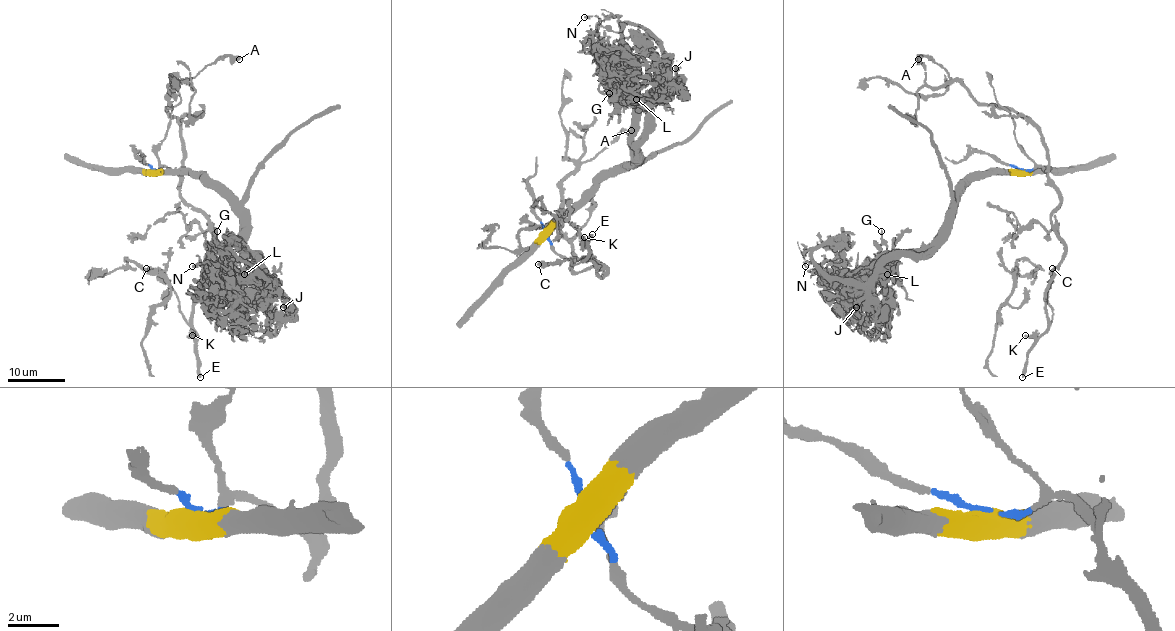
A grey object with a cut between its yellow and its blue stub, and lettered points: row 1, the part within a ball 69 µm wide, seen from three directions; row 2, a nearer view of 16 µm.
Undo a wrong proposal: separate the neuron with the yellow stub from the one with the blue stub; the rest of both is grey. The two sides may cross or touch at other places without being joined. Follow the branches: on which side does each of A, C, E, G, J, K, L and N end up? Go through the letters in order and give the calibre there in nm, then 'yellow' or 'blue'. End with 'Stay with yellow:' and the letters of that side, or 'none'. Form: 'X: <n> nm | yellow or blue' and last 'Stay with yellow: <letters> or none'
A: 400 nm | blue
C: 480 nm | blue
E: 400 nm | blue
G: 180 nm | yellow
J: 200 nm | yellow
K: 200 nm | blue
L: 170 nm | yellow
N: 280 nm | yellow
Stay with yellow: G, J, L, N

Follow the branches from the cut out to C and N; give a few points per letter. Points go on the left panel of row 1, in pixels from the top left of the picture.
C: (153, 170), (175, 172), (180, 196), (208, 220), (212, 232), (188, 321), (176, 292), (146, 268)
N: (153, 170), (193, 171), (240, 219), (251, 266), (244, 274), (230, 265), (192, 266)

